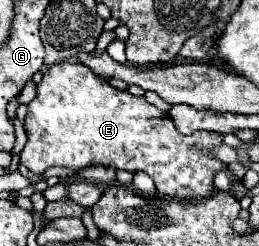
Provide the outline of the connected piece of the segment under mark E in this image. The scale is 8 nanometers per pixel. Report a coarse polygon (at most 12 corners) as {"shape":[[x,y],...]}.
{"shape":[[74,60],[44,70],[20,162],[150,174],[202,200],[220,134],[180,134]]}

